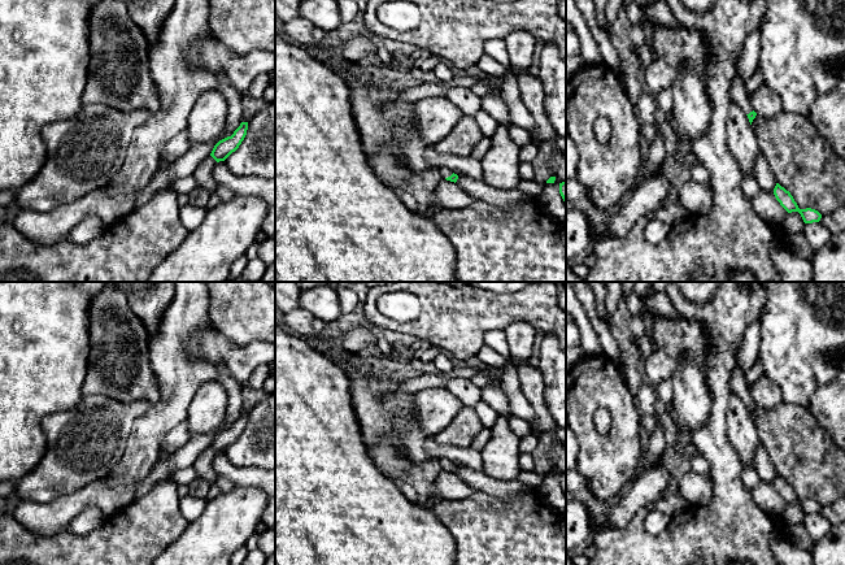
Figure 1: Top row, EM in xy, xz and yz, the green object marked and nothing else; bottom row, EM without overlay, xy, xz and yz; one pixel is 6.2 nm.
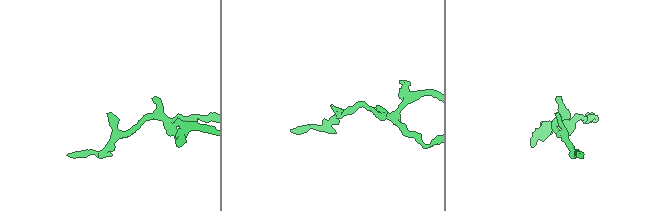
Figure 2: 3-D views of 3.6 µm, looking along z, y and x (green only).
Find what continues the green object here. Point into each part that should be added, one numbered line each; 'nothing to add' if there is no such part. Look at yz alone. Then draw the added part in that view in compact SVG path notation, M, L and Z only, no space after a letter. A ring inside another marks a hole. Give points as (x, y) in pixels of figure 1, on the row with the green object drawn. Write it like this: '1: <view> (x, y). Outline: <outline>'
1: yz (739, 95). Outline: M737 71L733 74L733 78L731 81L729 96L731 103L741 107L746 114L753 112L750 97L745 87L745 82L739 78Z

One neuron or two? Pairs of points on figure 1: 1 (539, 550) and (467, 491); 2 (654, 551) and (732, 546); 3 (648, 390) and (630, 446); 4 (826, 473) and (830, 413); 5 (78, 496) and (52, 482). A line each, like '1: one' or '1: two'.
1: two
2: one
3: two
4: two
5: two

